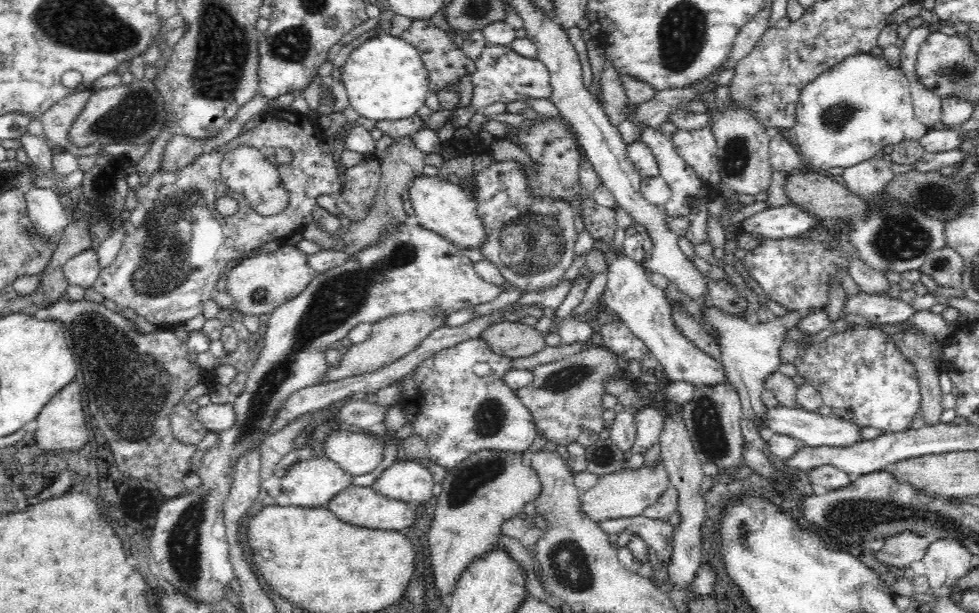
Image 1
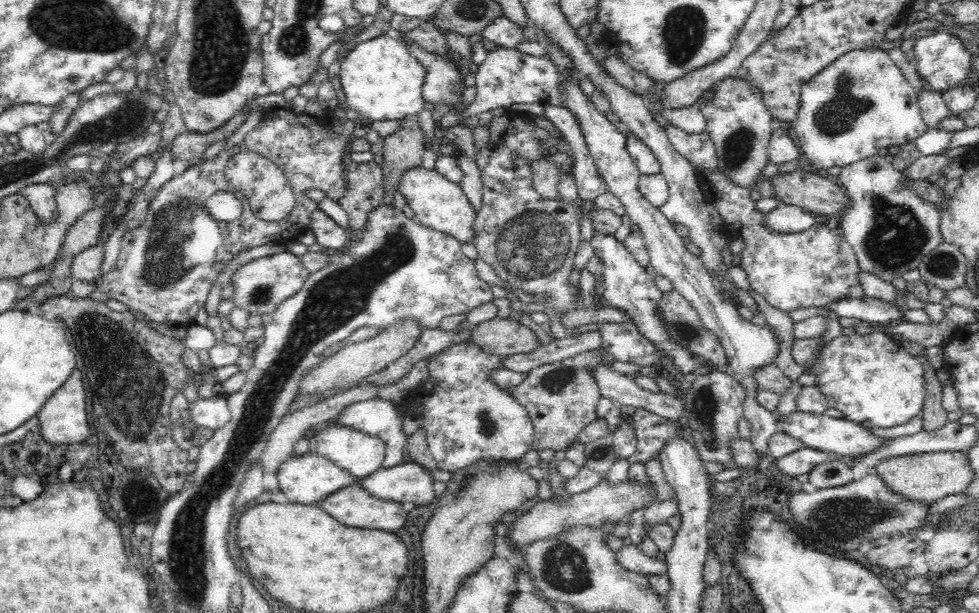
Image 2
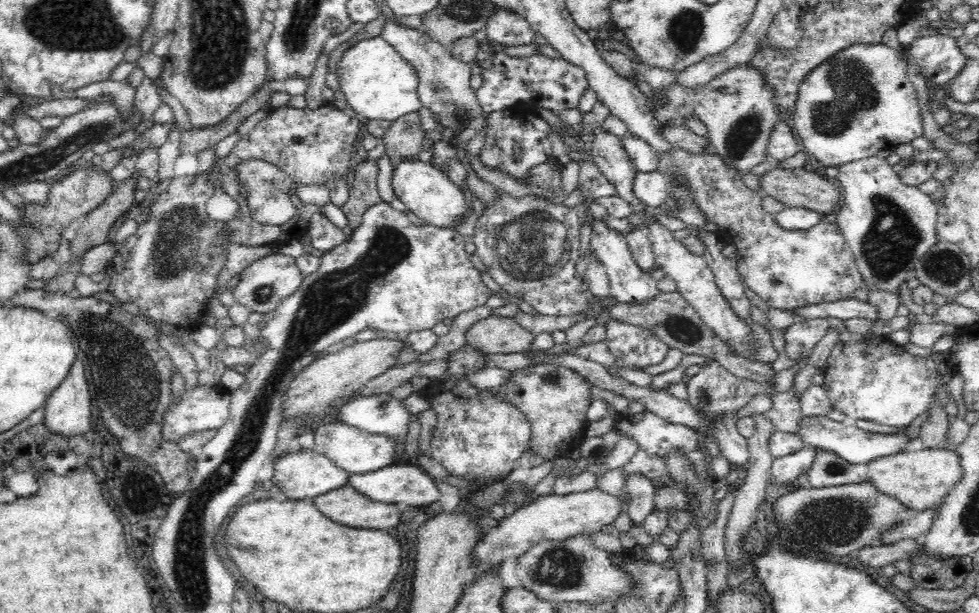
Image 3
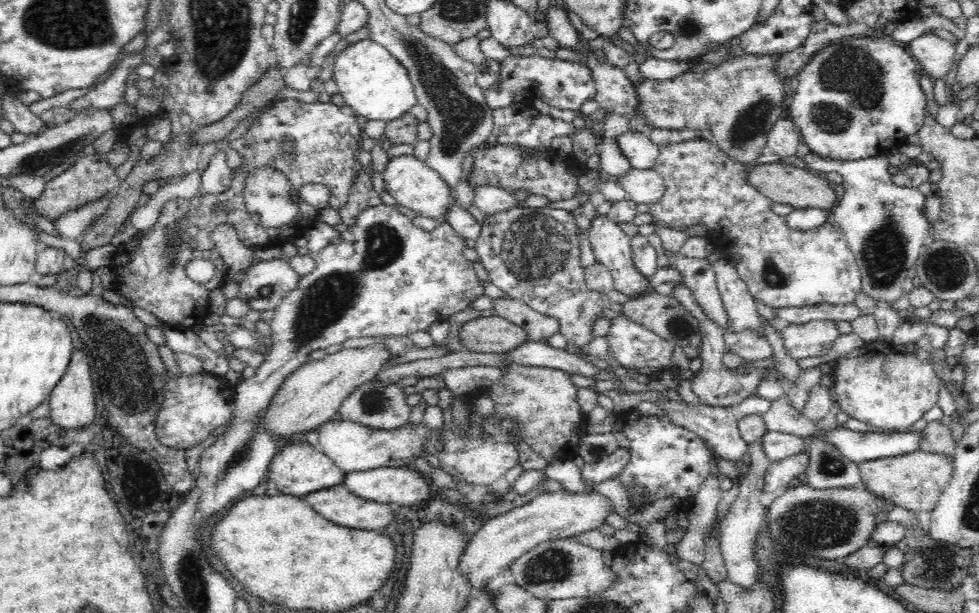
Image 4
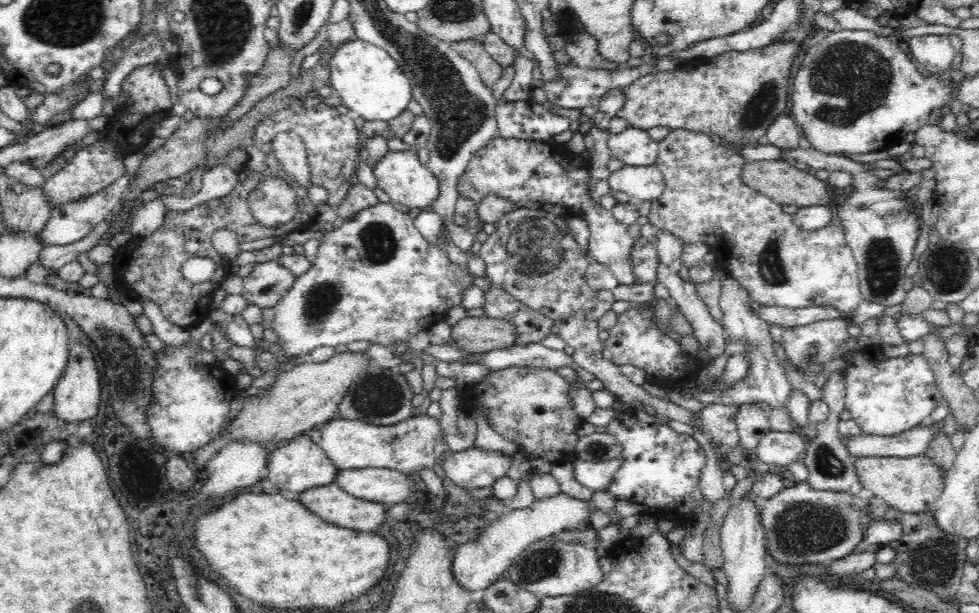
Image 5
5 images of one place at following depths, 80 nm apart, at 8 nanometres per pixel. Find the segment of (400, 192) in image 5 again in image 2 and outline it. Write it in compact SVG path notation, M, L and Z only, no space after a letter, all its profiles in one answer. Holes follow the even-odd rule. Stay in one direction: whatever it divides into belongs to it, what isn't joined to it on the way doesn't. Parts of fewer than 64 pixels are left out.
M420 166L409 169L404 172L397 190L404 195L406 204L414 210L415 221L432 230L442 231L458 239L462 244L473 242L475 237L473 224L476 212L459 183L449 182L437 172L436 168L427 170Z

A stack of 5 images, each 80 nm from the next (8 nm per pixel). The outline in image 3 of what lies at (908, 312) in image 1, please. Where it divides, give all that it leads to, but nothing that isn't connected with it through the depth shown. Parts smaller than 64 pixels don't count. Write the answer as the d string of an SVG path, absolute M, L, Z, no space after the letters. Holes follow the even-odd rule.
M858 299L838 300L836 302L821 302L792 309L791 314L796 312L796 320L804 321L808 318L866 318L877 320L878 313L876 306L869 301L863 302Z

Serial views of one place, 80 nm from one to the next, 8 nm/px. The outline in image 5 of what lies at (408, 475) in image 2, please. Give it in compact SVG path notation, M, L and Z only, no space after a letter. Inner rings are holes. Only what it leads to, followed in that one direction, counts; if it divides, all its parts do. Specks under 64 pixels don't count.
M384 468L340 469L335 483L356 498L384 505L400 504L418 490L408 474Z

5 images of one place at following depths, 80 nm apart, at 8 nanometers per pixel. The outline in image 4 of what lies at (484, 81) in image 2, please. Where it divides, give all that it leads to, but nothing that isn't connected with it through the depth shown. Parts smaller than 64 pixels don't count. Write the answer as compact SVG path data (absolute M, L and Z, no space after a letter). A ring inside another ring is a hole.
M512 55L504 59L499 69L499 86L491 86L484 92L486 103L490 109L504 108L512 104L514 94L522 92L528 100L539 97L550 106L562 110L576 110L586 100L595 100L596 81L592 77L590 67L558 58L550 59L540 55L529 57Z

